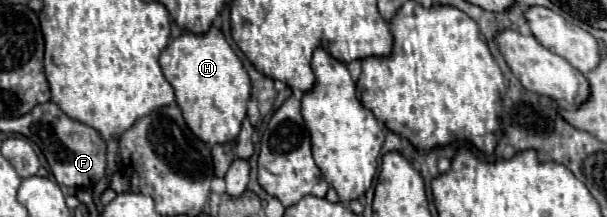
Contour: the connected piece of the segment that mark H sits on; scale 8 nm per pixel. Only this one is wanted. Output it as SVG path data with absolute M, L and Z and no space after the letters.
M212 25L200 35L186 31L172 39L160 55L160 67L174 87L176 101L196 137L210 145L216 141L234 141L238 137L240 125L246 117L250 77L218 27Z

